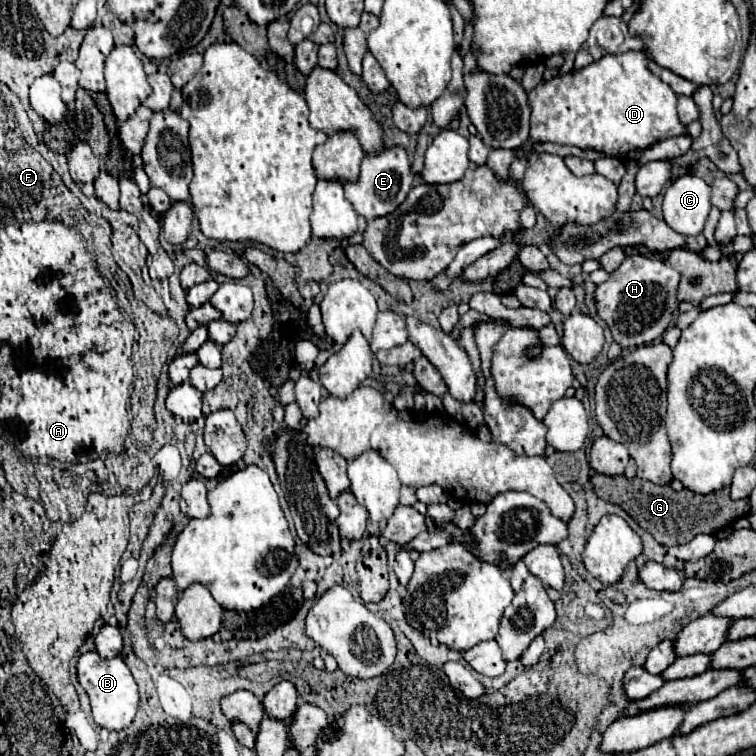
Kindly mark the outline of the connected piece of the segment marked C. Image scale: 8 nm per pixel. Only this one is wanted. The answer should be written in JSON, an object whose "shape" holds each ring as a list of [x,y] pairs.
{"shape":[[[694,174],[680,176],[666,190],[662,212],[674,232],[684,236],[700,234],[710,212],[710,186]]]}

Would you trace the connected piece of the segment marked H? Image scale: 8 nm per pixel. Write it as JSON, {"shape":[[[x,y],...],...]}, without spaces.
{"shape":[[[630,256],[622,266],[610,274],[608,282],[596,288],[596,310],[598,316],[610,326],[614,340],[622,346],[650,344],[670,324],[676,310],[676,290],[680,274],[662,260],[646,256]]]}

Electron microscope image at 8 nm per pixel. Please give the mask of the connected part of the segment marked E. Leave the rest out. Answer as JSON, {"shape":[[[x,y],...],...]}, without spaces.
{"shape":[[[384,148],[382,152],[370,156],[366,154],[360,166],[360,176],[354,182],[344,182],[344,194],[354,210],[366,220],[386,216],[404,204],[410,188],[414,186],[416,174],[410,170],[410,160],[404,148]]]}

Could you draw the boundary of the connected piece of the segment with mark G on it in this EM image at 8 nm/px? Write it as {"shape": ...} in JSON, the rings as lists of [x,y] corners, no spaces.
{"shape":[[[594,474],[590,482],[602,500],[624,508],[662,546],[678,546],[680,542],[688,544],[698,534],[716,534],[720,528],[728,526],[730,520],[734,522],[736,518],[748,514],[748,508],[750,508],[746,500],[732,500],[730,488],[722,488],[712,494],[696,494],[686,488],[680,492],[674,492],[670,486],[658,486],[658,484],[652,484],[638,476],[610,478],[604,474]]]}

